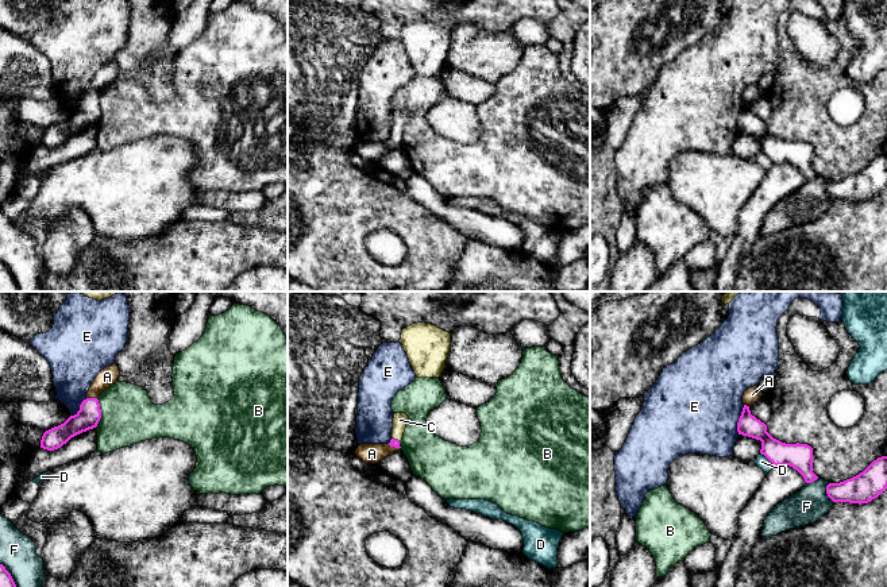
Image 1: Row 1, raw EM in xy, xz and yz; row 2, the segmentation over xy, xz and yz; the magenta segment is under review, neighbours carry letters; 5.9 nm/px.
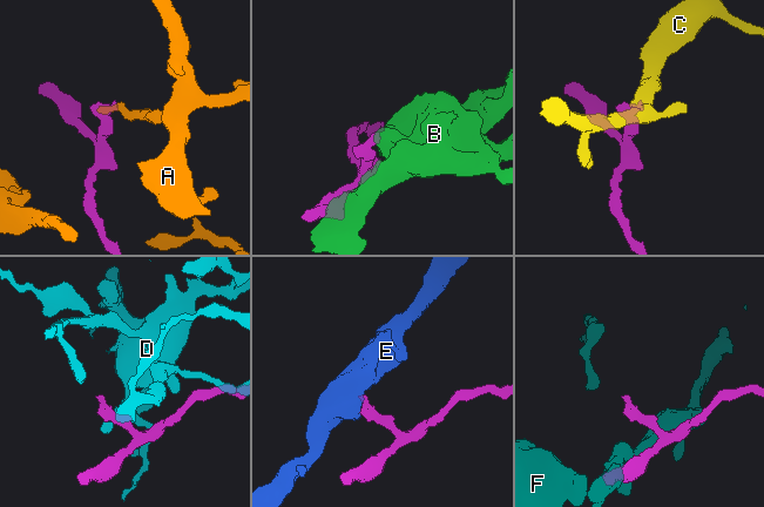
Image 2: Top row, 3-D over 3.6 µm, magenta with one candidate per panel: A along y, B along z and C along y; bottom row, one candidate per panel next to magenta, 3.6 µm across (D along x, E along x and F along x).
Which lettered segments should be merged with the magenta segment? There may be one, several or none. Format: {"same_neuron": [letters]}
{"same_neuron": ["C"]}

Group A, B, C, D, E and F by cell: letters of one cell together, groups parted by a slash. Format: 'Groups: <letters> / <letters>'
Groups: A / B / C / D / E / F

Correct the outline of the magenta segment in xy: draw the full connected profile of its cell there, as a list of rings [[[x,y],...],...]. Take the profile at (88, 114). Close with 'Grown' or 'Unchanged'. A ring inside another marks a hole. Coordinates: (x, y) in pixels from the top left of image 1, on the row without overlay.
[[[86,96],[81,100],[80,108],[70,113],[63,121],[46,128],[41,138],[41,146],[54,148],[66,142],[72,135],[93,127],[101,116],[101,107],[97,96]]]. Unchanged

